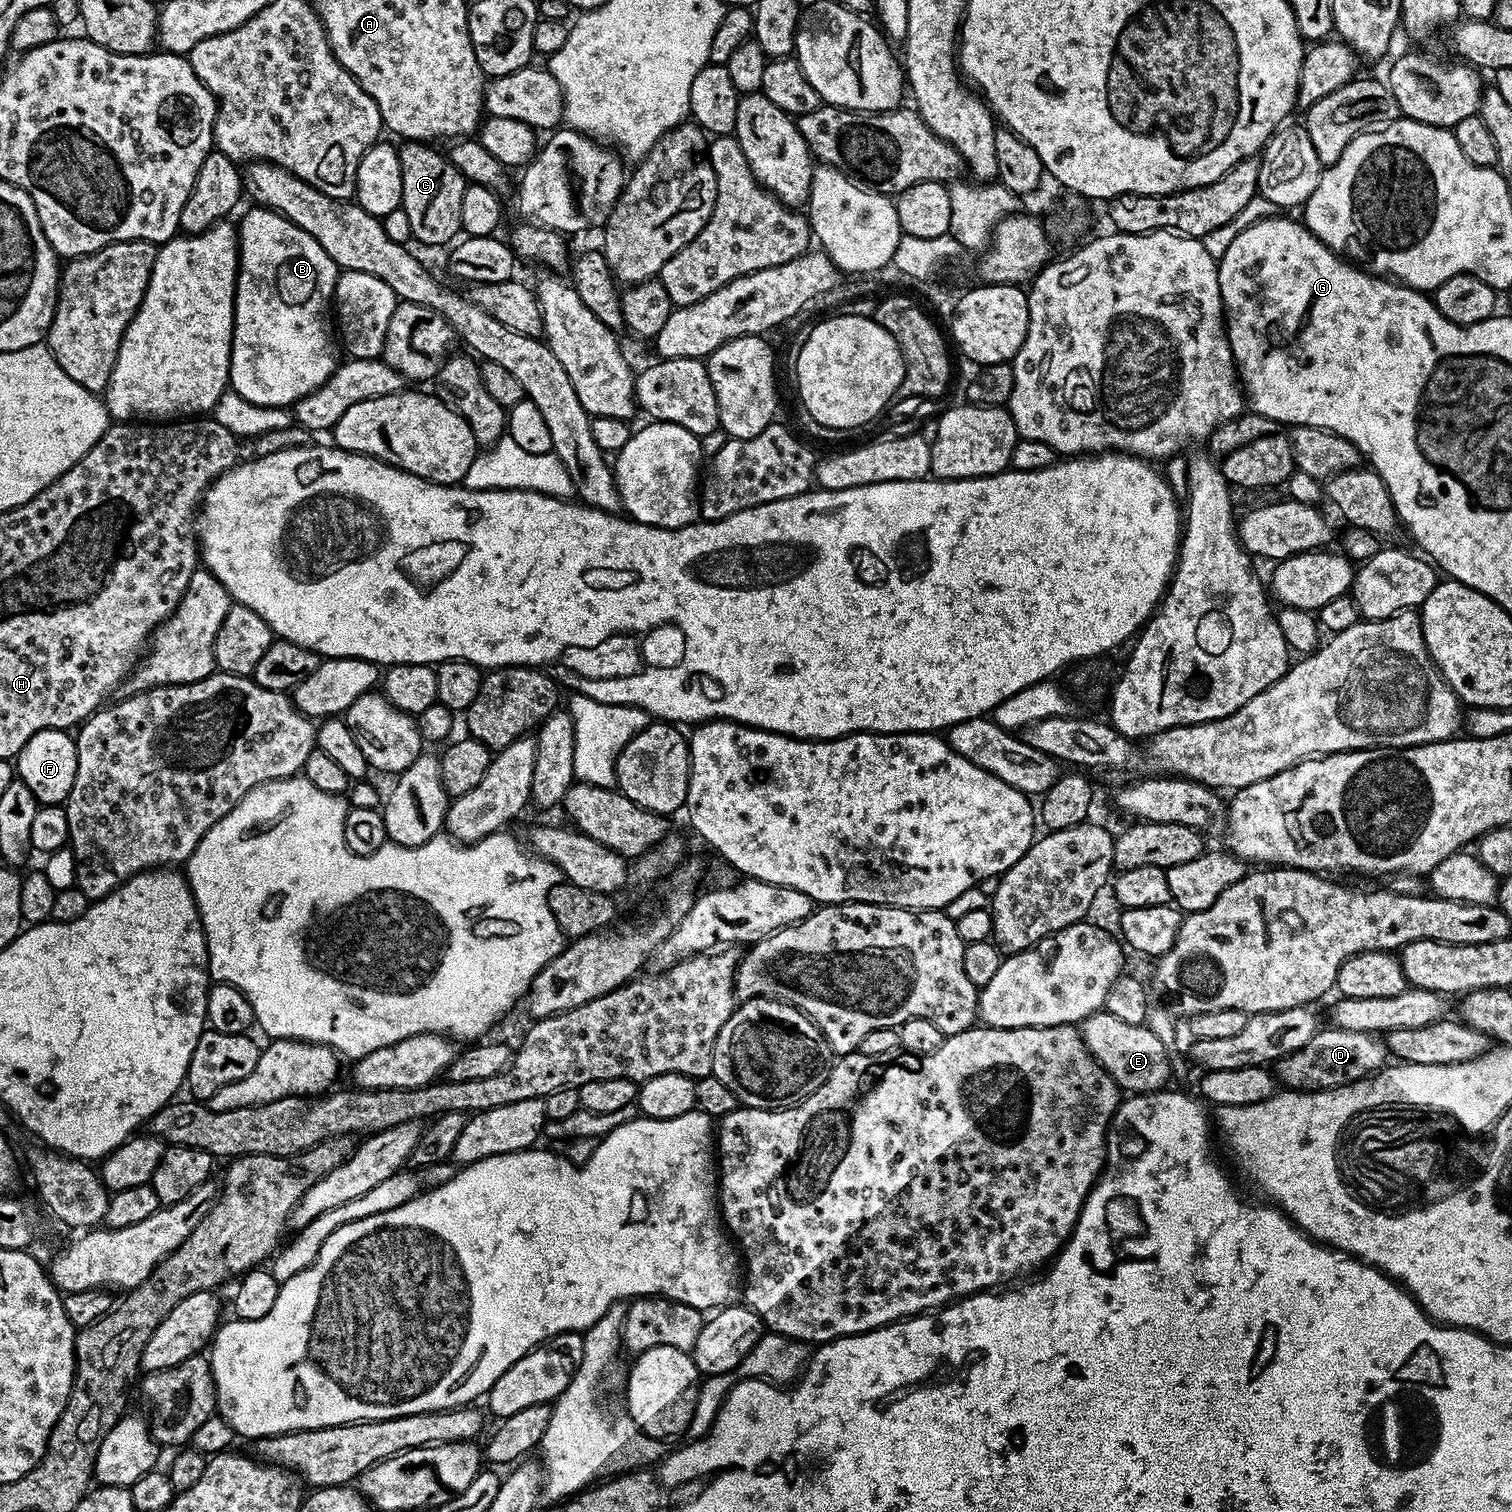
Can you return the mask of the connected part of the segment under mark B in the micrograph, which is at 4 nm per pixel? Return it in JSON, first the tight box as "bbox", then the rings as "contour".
{"bbox":[228,206,338,408],"contour":[[[252,206],[249,209],[249,212],[241,218],[240,224],[238,223],[240,270],[236,274],[236,317],[232,323],[232,361],[228,379],[231,391],[242,394],[246,402],[254,402],[258,406],[270,406],[271,408],[288,408],[295,405],[296,401],[302,399],[306,394],[313,392],[318,386],[325,384],[331,378],[332,371],[335,370],[338,363],[336,348],[332,345],[331,334],[328,333],[328,320],[324,317],[324,311],[327,308],[329,311],[330,301],[336,295],[338,269],[330,258],[330,254],[326,254],[326,250],[322,250],[322,246],[318,246],[318,242],[314,242],[314,238],[306,234],[306,230],[294,226],[294,222],[287,220],[281,212],[259,206]]]}

